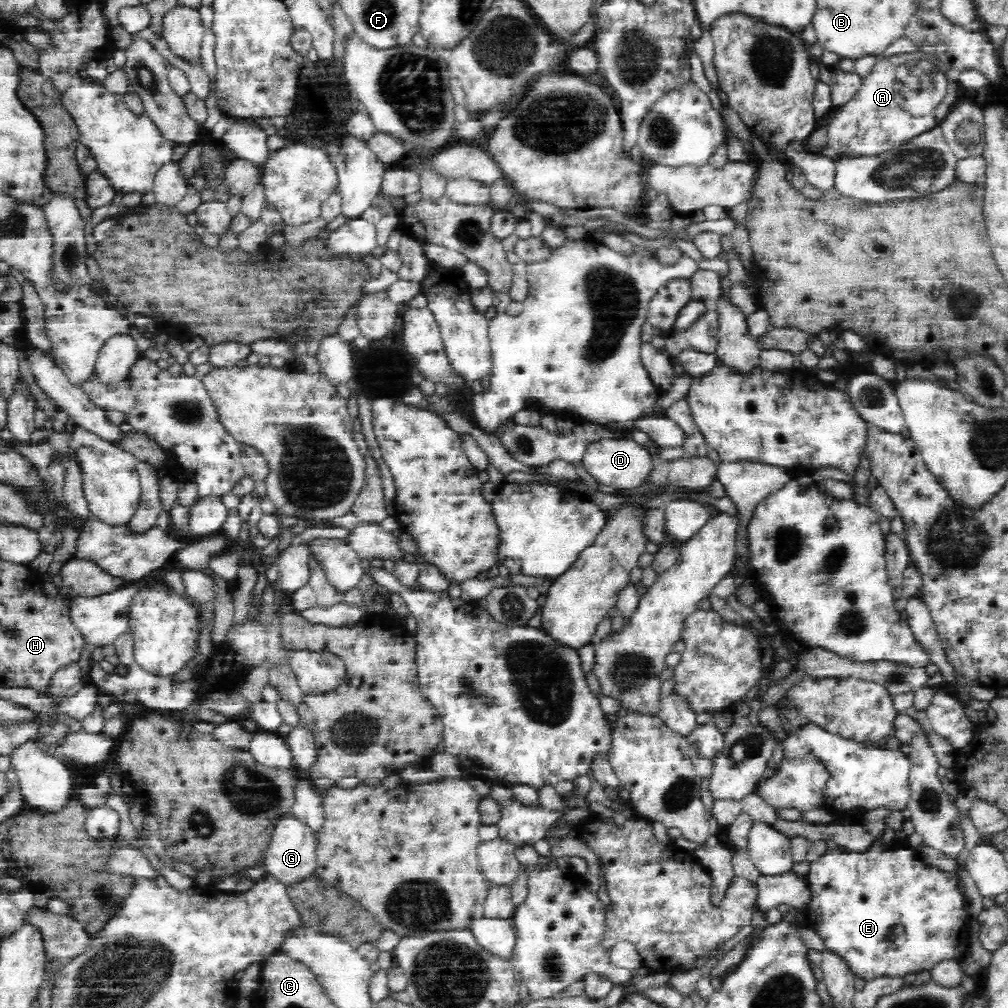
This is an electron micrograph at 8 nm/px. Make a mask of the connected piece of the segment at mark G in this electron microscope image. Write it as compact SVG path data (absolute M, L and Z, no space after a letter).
M284 816L276 823L269 845L265 848L264 863L267 875L276 878L286 888L307 880L317 870L315 836L295 817Z

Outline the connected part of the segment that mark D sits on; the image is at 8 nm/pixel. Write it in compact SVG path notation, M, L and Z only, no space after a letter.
M618 433L589 444L581 461L584 468L594 476L599 484L613 486L617 490L630 490L640 486L654 469L652 454L644 446L636 443L634 439Z

